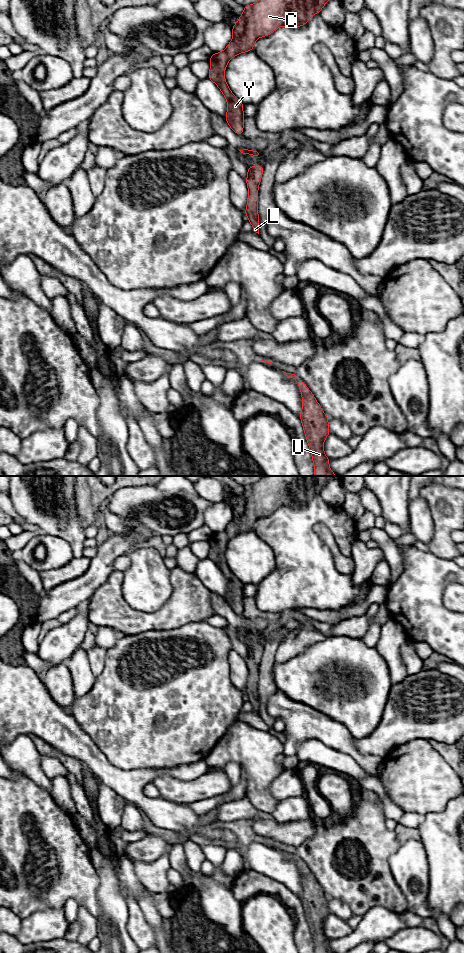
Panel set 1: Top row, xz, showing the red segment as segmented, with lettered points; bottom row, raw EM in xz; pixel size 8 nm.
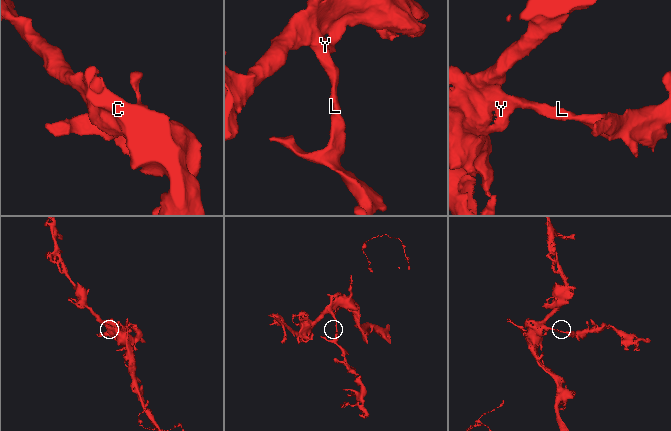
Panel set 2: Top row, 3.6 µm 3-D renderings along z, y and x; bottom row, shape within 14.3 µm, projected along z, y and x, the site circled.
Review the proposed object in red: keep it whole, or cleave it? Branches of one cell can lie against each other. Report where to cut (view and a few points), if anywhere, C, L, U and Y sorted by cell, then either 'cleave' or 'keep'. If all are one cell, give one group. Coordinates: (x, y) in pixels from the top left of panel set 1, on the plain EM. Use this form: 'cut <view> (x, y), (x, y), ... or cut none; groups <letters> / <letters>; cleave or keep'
cut none; groups C L U Y; keep

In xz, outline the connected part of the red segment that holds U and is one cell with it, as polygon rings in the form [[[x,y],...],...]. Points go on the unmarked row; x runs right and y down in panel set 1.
[[[282,851],[286,856],[292,858],[298,863],[298,866],[302,875],[302,892],[299,894],[302,901],[302,906],[304,908],[304,913],[306,915],[307,923],[310,927],[310,932],[312,935],[312,940],[314,943],[314,953],[333,953],[329,947],[330,939],[328,939],[324,933],[323,924],[326,917],[330,913],[328,907],[329,898],[323,892],[321,886],[316,881],[314,875],[307,868],[306,864],[303,863],[295,854],[286,853]]]

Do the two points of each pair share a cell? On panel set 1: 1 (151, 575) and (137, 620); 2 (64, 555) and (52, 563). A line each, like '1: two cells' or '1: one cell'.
1: two cells
2: one cell

